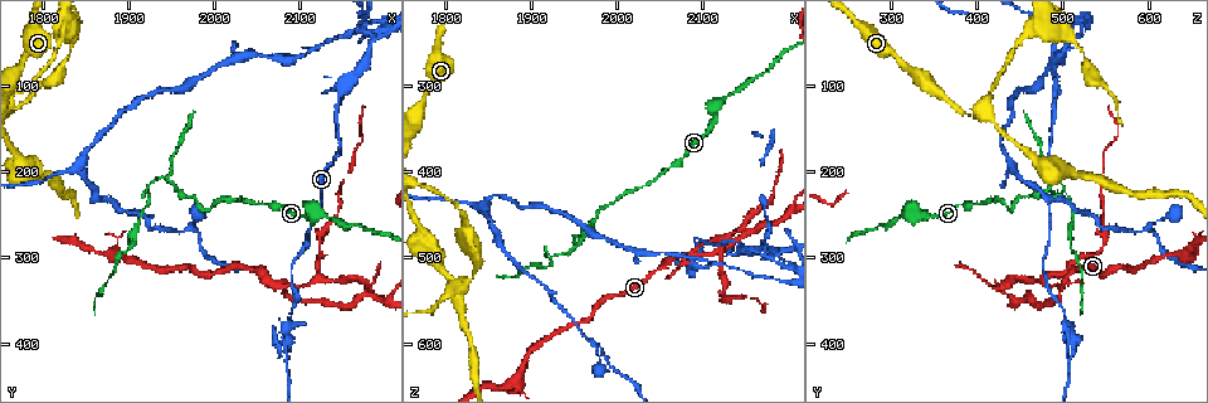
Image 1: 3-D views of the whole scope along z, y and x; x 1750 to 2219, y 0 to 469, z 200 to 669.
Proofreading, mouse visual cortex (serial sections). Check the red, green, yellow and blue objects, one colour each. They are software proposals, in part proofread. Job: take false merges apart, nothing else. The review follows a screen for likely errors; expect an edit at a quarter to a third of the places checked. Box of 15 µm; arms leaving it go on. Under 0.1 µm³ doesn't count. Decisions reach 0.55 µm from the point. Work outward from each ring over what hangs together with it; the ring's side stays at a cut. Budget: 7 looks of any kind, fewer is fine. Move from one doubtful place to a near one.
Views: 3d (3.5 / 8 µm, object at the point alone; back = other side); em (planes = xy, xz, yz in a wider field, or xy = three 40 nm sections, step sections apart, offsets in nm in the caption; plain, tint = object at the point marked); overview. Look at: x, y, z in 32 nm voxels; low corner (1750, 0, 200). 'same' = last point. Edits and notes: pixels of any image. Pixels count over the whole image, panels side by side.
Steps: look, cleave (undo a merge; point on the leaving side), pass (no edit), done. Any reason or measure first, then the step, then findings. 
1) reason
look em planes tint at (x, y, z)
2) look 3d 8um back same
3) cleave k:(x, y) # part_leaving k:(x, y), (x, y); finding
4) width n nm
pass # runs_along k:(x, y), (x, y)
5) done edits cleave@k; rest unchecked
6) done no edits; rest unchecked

thin neck
look 3d 3.5um at (2140, 250, 310)

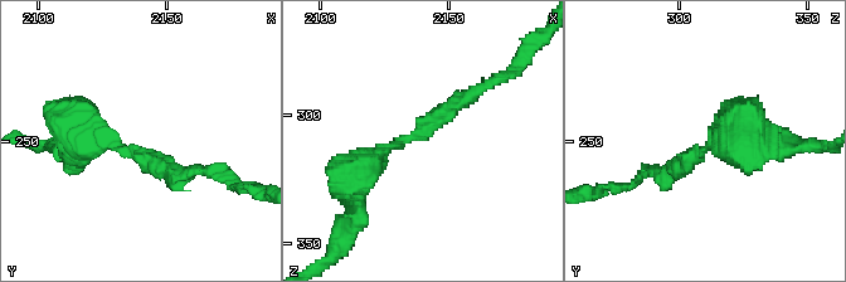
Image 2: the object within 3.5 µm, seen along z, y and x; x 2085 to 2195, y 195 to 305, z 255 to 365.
look em xy step 2 tint at (2134, 252, 310)

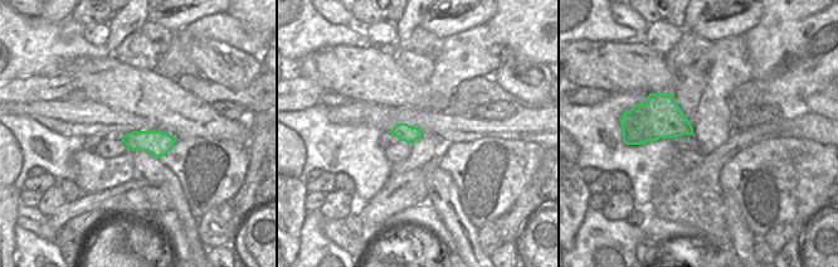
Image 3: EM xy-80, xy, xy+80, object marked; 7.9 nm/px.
look em planes tint same

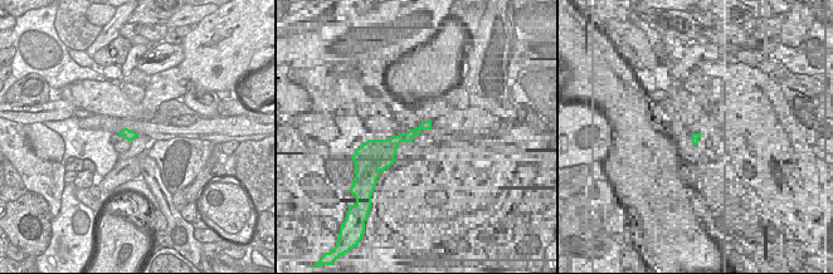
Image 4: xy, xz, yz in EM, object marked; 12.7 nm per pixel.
arm_widths 200, 400 nm
pass # runs_along 2:(355, 194), (363, 168), (471, 93); continuous, no second cell

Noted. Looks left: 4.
two arms in line, one across
look em xy step 2 tint at (2085, 335, 495)

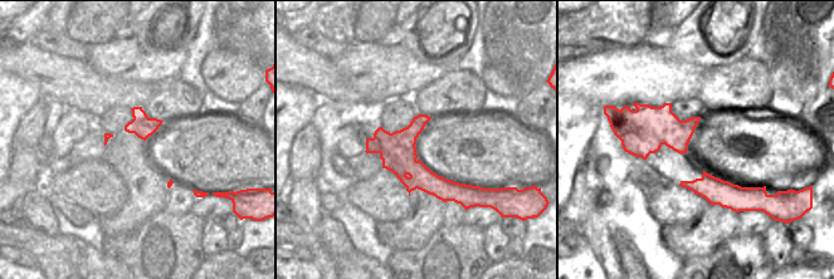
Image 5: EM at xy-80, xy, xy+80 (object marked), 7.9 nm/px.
see where the arms go
look 3d 3.5um same

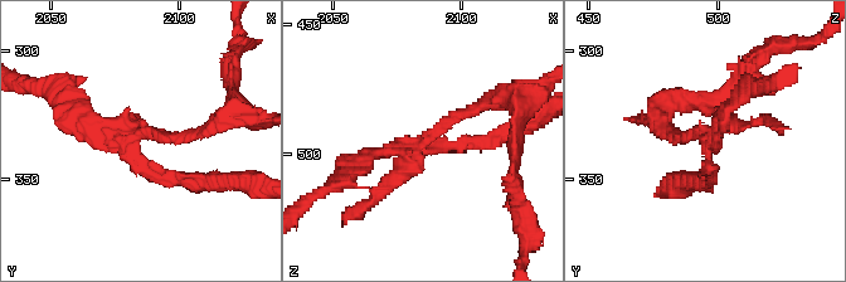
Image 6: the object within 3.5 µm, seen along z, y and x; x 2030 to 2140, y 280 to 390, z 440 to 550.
pass # runs_along 6:(350, 174), (477, 103); all the same cell

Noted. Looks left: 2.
look 3d 8um back at (2120, 285, 545)

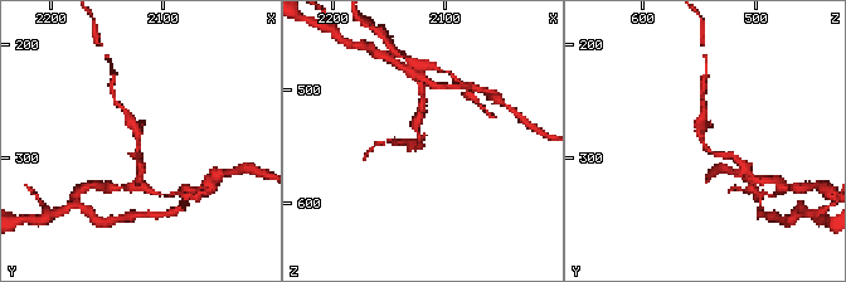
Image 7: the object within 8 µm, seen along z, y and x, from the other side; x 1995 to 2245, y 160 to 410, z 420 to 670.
look 3d 3.5um back at (2120, 286, 546)

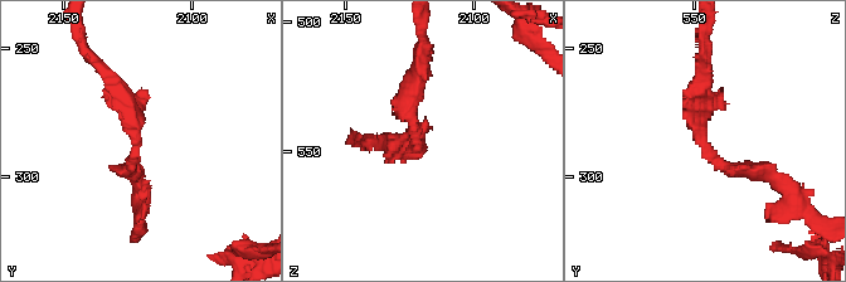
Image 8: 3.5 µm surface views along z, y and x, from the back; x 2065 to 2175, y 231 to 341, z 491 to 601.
pass # runs_along 8:(769, 175), (705, 151), (699, 74); continuous, no second cell

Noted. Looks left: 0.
done no edits; rest unchecked

